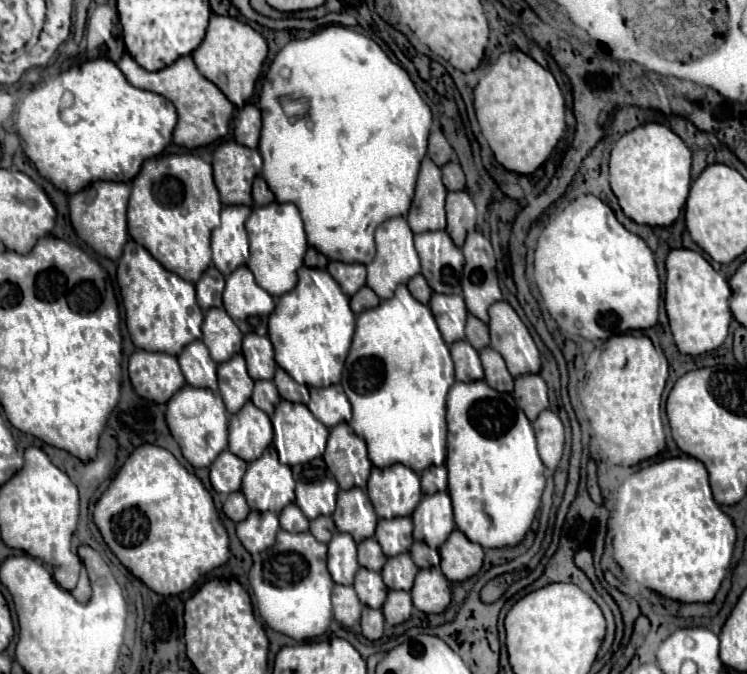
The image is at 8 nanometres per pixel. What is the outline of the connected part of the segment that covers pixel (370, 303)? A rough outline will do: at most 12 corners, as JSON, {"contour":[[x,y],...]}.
{"contour":[[369,286],[351,296],[351,310],[361,314],[381,300]]}

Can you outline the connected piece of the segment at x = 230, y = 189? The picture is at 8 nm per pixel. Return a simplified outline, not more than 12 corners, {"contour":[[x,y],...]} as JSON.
{"contour":[[235,140],[213,156],[221,202],[251,206],[259,150]]}

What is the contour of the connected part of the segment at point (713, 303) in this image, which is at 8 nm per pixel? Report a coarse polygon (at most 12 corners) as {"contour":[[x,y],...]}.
{"contour":[[687,248],[667,256],[677,348],[703,354],[729,330],[727,278]]}

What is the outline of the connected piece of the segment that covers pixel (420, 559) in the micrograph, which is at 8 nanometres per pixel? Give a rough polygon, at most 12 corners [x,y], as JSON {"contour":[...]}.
{"contour":[[425,542],[411,546],[411,556],[419,568],[439,567],[438,550]]}

